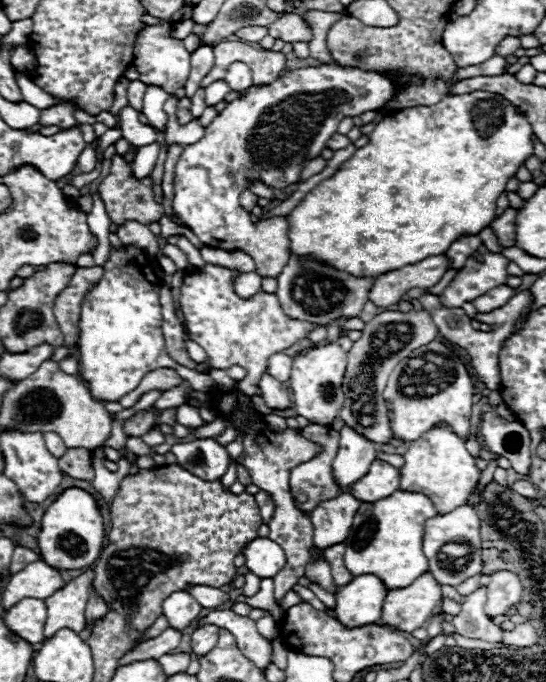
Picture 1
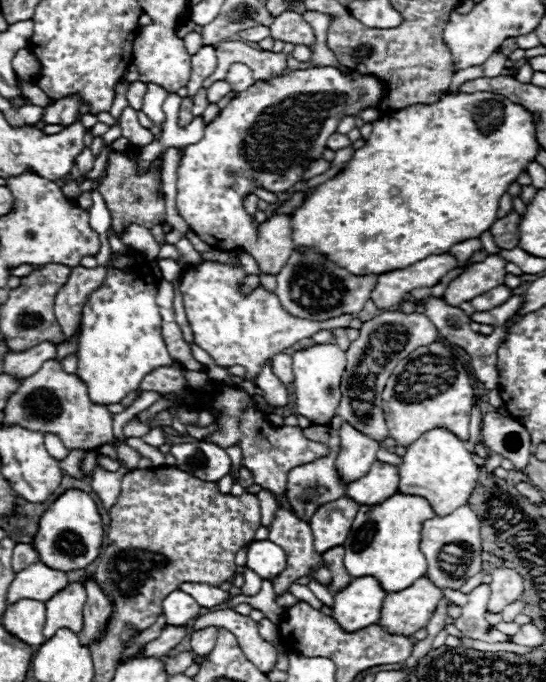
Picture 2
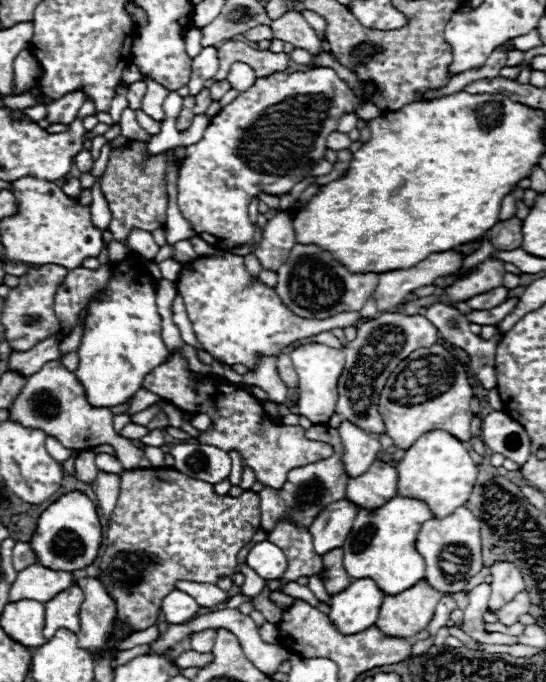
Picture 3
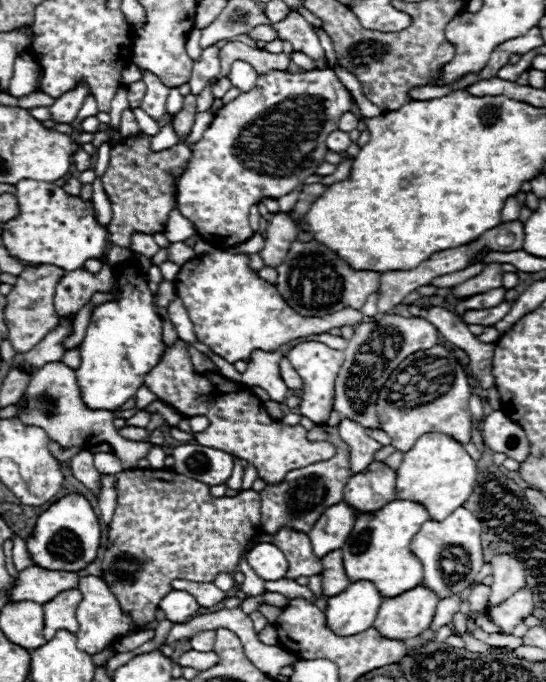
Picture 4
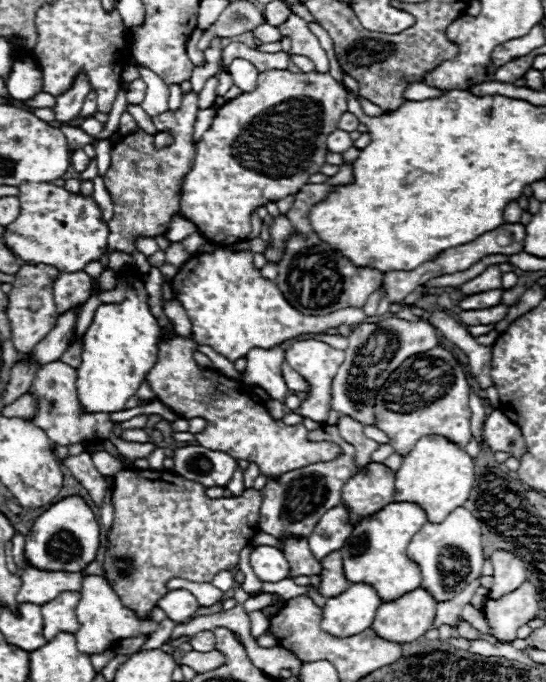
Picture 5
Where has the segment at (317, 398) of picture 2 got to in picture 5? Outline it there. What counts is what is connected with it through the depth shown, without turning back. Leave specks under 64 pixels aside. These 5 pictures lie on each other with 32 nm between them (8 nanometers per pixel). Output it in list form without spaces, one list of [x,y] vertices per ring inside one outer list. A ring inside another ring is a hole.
[[[300,340],[286,350],[288,364],[310,382],[310,398],[330,400],[332,378],[344,362],[344,352],[320,340]]]

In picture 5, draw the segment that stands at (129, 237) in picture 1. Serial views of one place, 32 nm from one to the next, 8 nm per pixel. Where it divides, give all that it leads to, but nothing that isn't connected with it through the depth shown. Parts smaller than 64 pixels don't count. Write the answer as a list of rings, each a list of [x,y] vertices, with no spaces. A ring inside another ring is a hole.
[[[136,238],[136,250],[142,252],[144,256],[150,256],[150,254],[158,252],[160,248],[158,248],[158,244],[156,244],[154,238]]]

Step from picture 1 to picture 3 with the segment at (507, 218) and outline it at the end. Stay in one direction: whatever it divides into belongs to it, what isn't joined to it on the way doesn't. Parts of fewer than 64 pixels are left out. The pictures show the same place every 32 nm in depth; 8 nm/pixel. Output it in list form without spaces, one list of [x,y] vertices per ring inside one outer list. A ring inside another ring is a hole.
[[[514,216],[510,220],[496,222],[488,230],[488,236],[498,250],[514,250],[514,248],[520,248],[520,244],[522,244],[522,230],[520,228],[522,228],[522,222]]]

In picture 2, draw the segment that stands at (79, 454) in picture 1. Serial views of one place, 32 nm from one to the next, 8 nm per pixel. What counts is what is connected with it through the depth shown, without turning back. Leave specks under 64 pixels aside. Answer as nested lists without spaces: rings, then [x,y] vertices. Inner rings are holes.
[[[70,450],[64,460],[60,460],[60,468],[72,478],[86,478],[80,468],[80,462],[86,458],[86,450]]]

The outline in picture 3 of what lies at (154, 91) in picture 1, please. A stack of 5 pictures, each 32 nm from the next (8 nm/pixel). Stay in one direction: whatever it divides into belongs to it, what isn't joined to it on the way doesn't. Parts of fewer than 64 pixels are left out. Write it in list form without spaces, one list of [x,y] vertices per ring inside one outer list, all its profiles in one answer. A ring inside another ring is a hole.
[[[146,80],[147,91],[142,100],[142,110],[154,118],[156,122],[162,122],[165,117],[163,103],[169,94],[169,90],[160,84],[156,84],[154,80]]]

